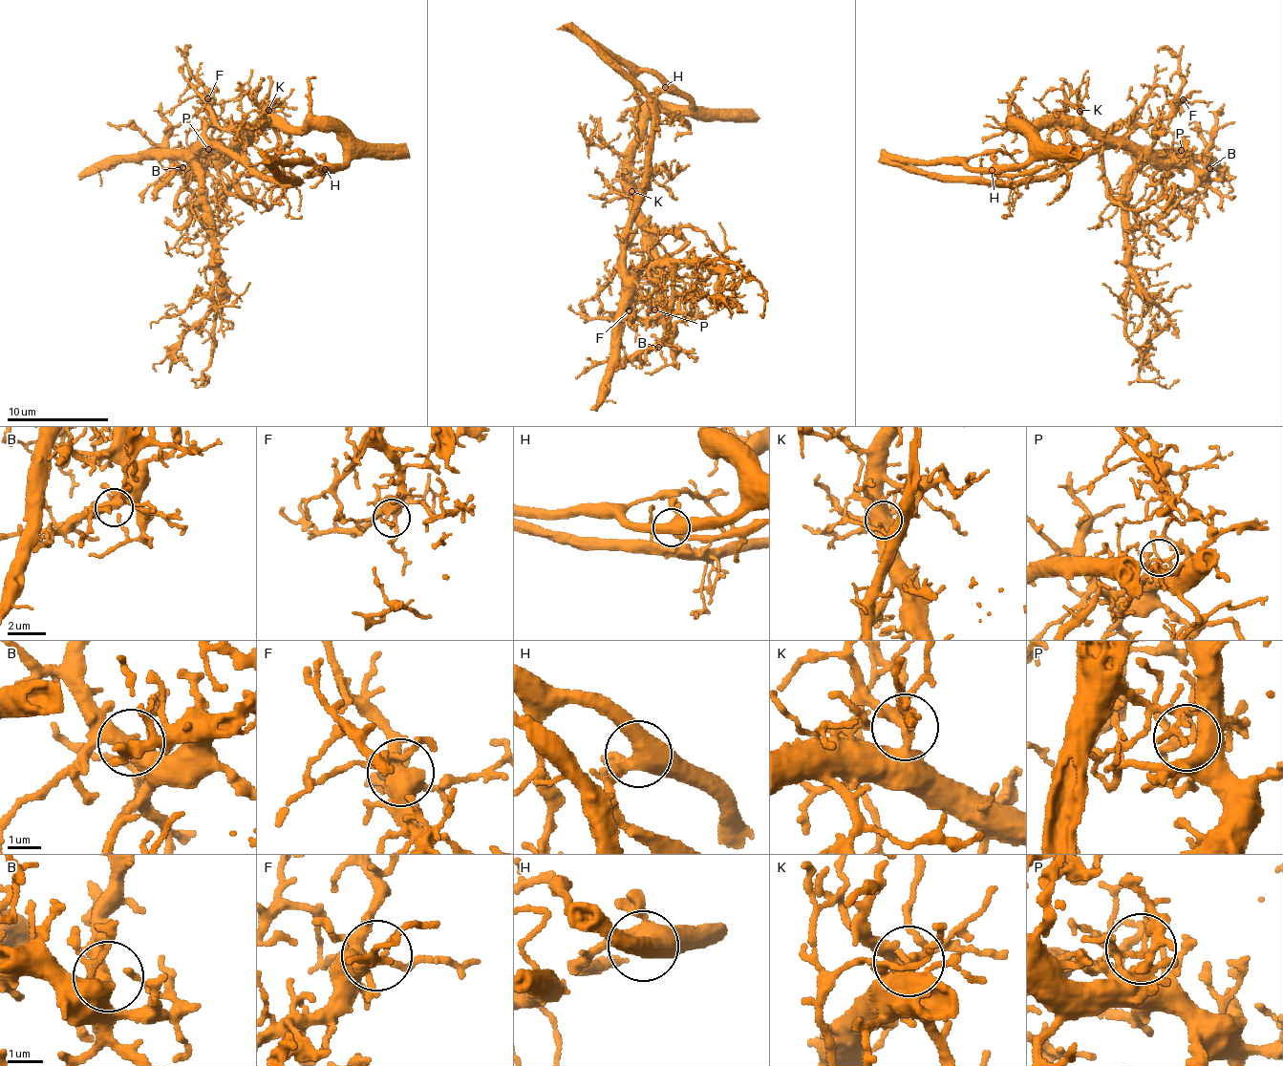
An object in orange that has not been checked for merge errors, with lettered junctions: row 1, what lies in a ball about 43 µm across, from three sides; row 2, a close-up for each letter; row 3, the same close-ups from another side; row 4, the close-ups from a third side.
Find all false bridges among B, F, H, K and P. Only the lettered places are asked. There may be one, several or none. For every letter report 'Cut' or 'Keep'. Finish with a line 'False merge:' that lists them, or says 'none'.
B: Keep
F: Keep
H: Keep
K: Keep
P: Cut
False merge: P

